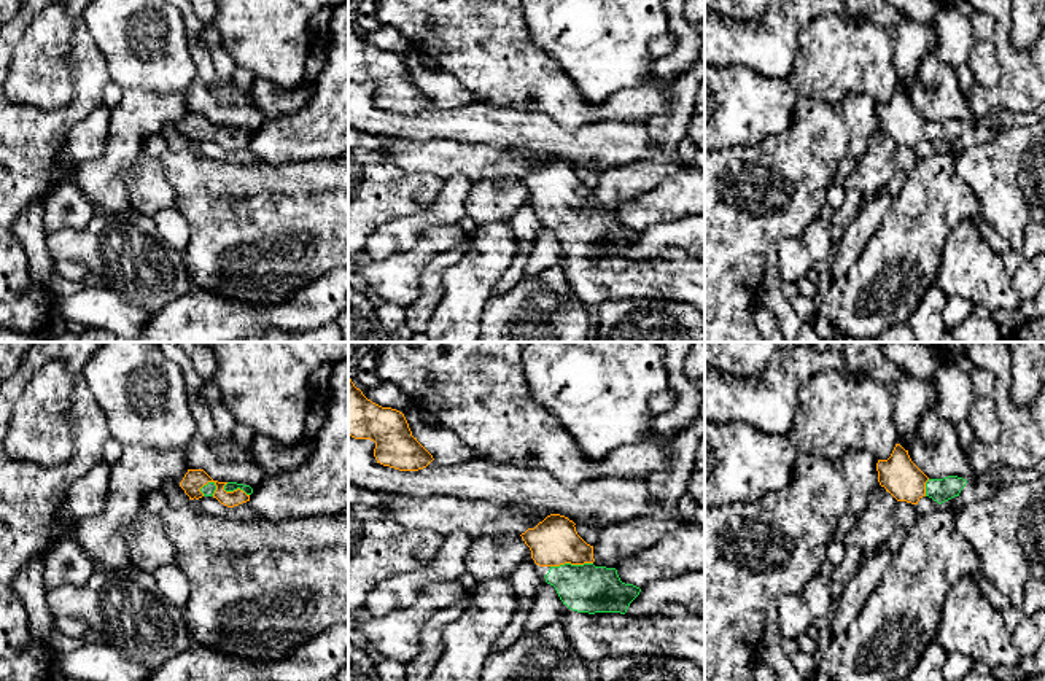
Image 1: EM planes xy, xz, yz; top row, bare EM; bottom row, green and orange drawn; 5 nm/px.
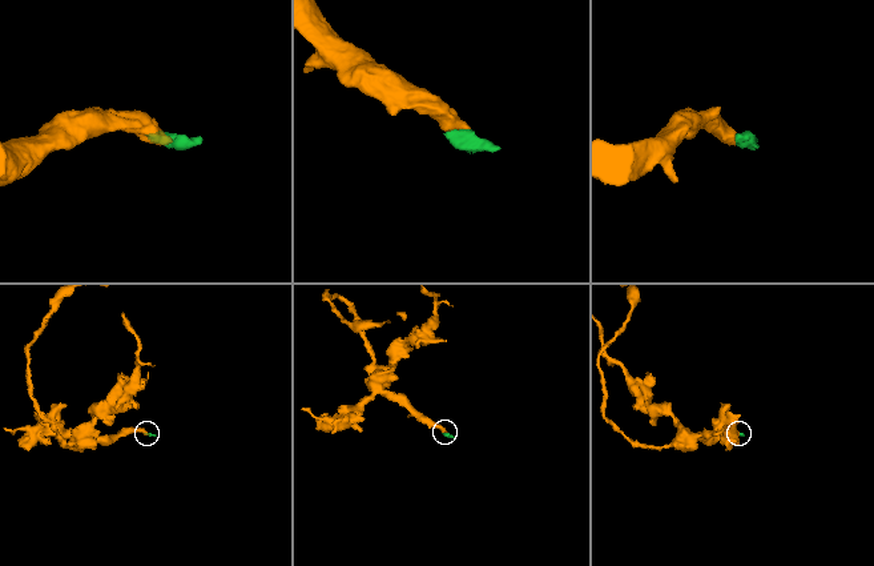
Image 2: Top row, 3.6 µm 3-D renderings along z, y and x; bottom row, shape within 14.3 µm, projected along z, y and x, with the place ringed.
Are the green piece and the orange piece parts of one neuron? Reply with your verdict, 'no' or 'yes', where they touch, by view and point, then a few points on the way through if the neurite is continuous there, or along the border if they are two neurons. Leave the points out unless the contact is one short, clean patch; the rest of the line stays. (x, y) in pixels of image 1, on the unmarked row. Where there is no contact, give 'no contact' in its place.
yes; meets green in xz at (570, 207); runs through xz (586, 231), (573, 218), (570, 207), (554, 185)

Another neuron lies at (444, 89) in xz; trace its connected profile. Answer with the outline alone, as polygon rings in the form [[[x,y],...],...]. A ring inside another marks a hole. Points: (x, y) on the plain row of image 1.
[[[410,49],[404,57],[412,78],[441,108],[458,108],[477,97],[466,91],[455,76],[441,70],[428,56]]]

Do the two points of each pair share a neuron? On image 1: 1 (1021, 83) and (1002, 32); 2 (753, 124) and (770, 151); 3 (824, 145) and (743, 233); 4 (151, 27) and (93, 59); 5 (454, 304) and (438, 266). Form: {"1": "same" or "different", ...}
{"1": "same", "2": "different", "3": "same", "4": "different", "5": "different"}

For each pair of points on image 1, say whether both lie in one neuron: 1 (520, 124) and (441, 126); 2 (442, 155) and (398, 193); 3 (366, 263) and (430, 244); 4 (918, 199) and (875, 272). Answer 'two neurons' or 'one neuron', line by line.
1: one neuron
2: two neurons
3: one neuron
4: one neuron

